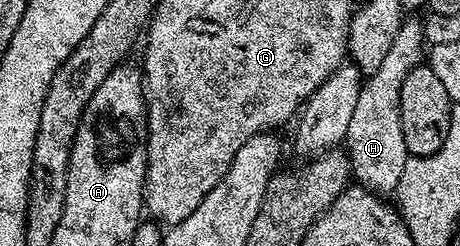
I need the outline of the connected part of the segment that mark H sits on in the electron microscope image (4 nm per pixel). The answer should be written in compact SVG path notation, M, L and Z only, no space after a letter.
M409 17L404 20L391 41L391 49L383 56L379 69L362 84L355 113L343 142L344 150L349 156L351 175L360 186L374 192L396 192L399 177L403 177L403 165L411 157L407 141L403 141L403 121L399 117L399 93L403 93L403 81L407 73L422 66L423 56L427 51L425 34L421 28L422 20Z

